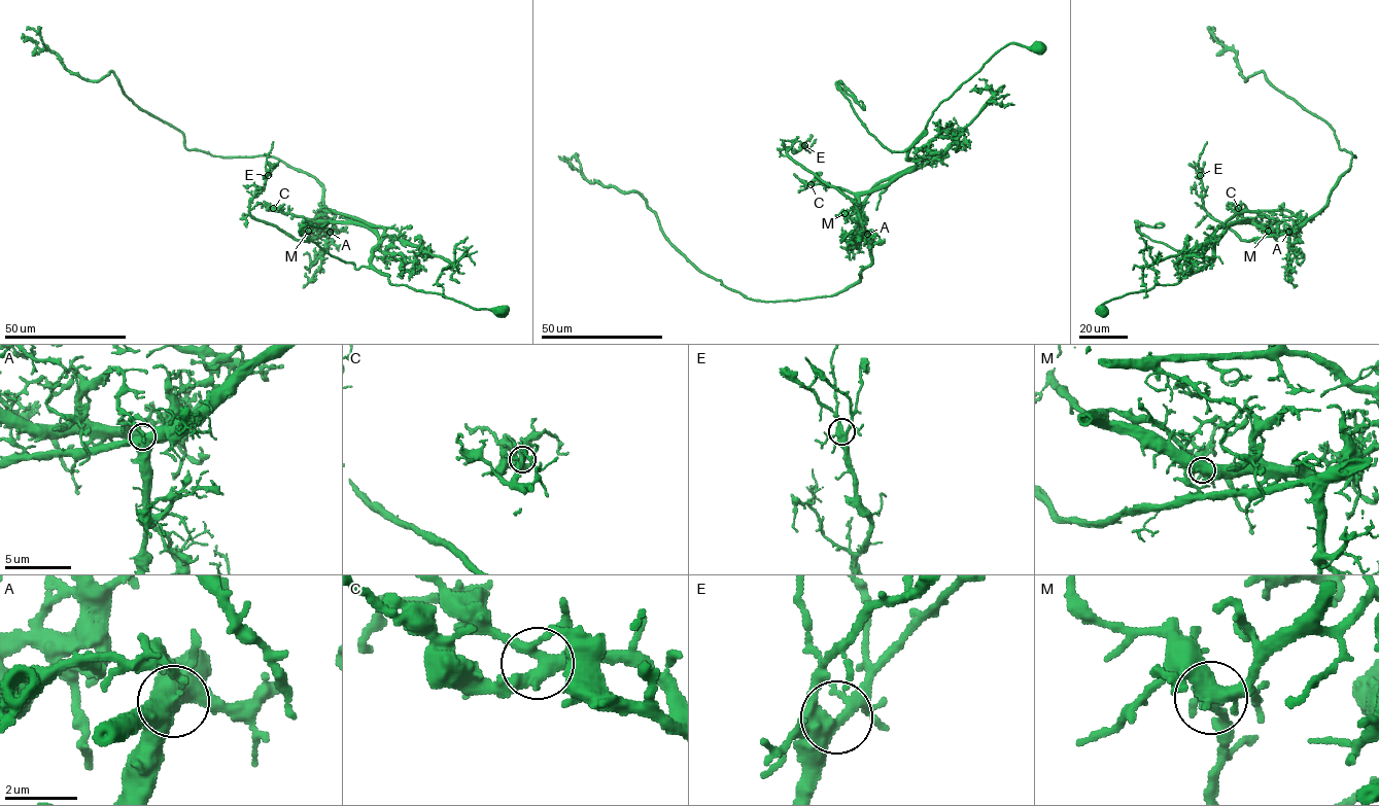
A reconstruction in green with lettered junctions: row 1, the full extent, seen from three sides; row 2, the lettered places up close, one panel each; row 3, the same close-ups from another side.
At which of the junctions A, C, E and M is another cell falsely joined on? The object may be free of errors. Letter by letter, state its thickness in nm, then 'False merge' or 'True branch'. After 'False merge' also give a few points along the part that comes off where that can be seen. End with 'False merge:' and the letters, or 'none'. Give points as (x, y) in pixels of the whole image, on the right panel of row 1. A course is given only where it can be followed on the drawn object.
A: Thickness 480 nm. False merge. Course of the part to remove: (1288, 232), (1325, 205), (1355, 158), (1341, 149), (1324, 121), (1262, 71), (1246, 80), (1236, 53), (1210, 30)
C: Thickness 360 nm. True branch
E: Thickness 400 nm. True branch
M: Thickness 420 nm. True branch
False merge: A

